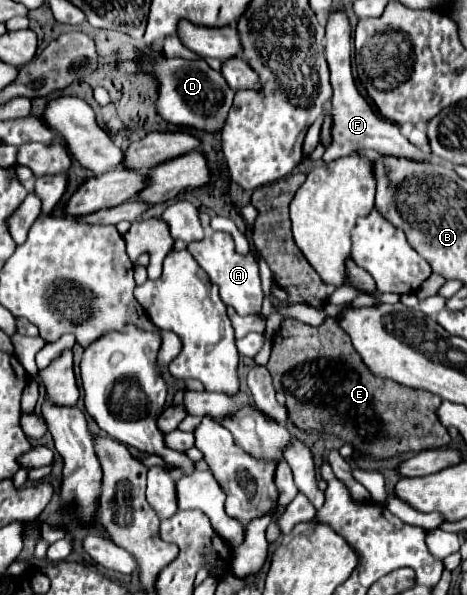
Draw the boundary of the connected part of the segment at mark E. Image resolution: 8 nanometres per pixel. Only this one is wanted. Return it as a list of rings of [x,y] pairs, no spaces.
[[[291,317],[283,319],[273,337],[267,369],[273,377],[273,387],[287,397],[289,419],[307,433],[325,431],[337,435],[351,443],[355,451],[373,459],[441,449],[451,443],[447,429],[435,415],[441,399],[429,391],[409,389],[371,375],[335,317],[327,317],[319,327]]]

